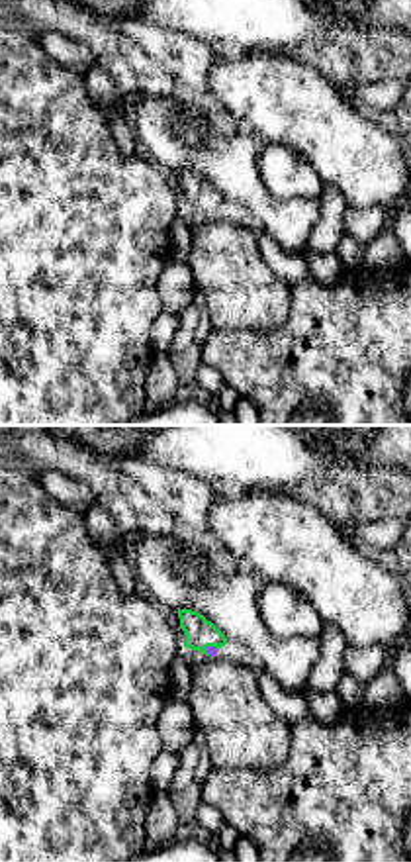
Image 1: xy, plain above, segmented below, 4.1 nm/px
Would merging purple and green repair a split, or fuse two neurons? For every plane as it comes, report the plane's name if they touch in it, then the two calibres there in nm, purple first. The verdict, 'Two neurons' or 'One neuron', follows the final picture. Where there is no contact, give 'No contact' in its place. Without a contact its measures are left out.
Touches purple in xy. Thickness 40 nm (purple) against 130 nm

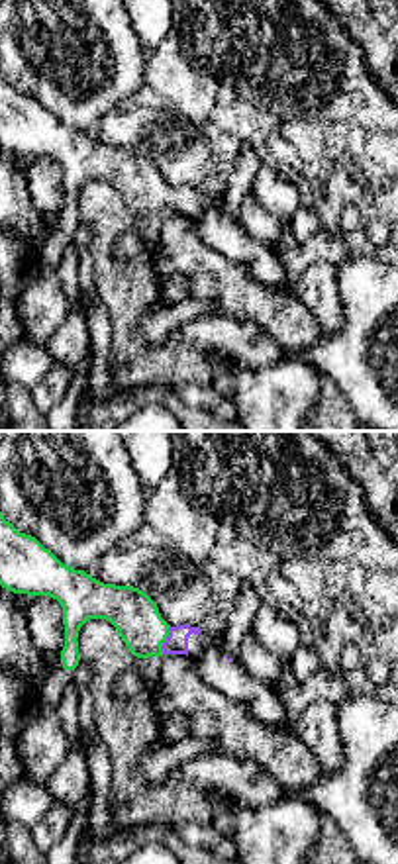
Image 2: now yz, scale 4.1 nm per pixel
Touches purple in yz. Thickness 100 nm (purple) against 190 nm

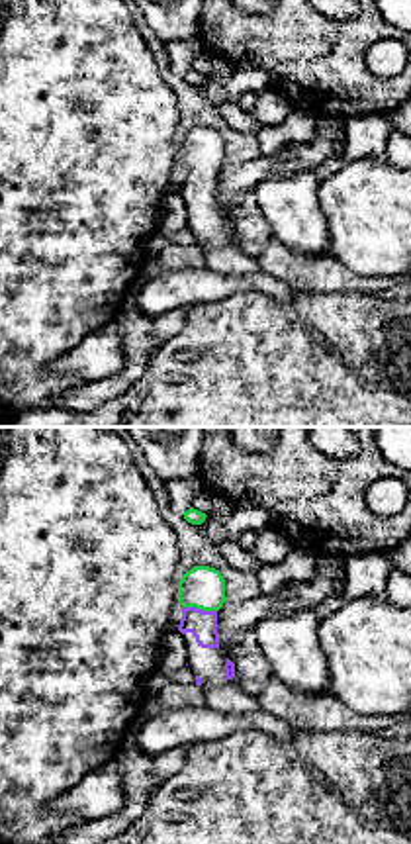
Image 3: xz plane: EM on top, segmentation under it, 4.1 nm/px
Touches purple in xz. Thickness 110 nm (purple) against 180 nm

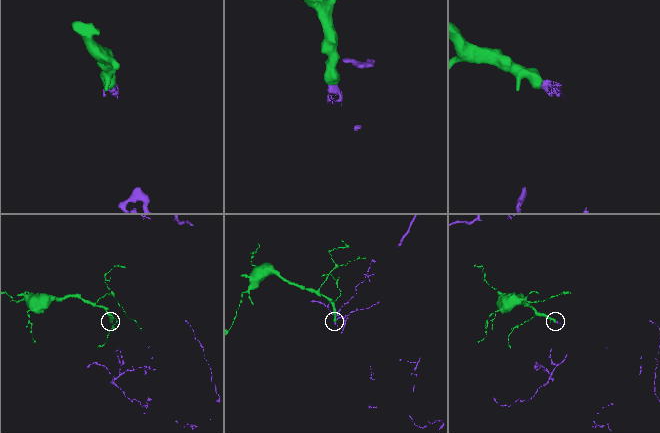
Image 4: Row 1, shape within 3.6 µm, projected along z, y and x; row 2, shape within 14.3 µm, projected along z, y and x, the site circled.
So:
One neuron

